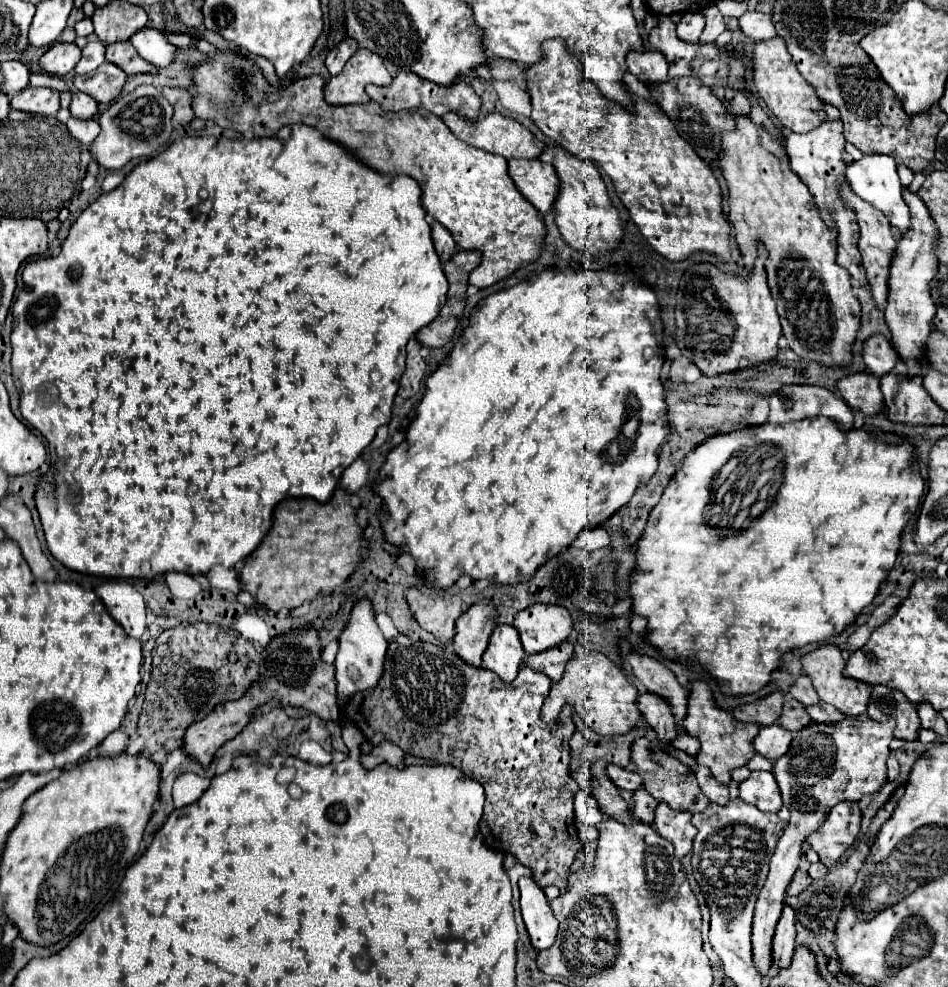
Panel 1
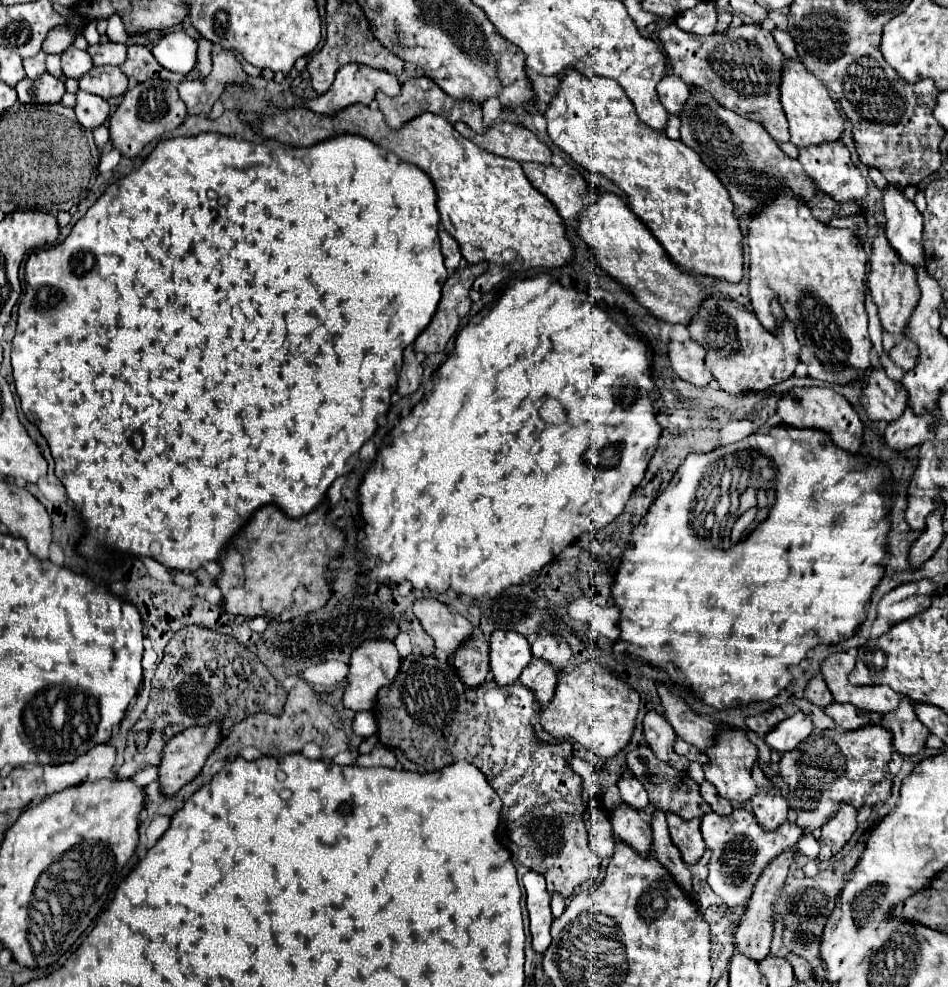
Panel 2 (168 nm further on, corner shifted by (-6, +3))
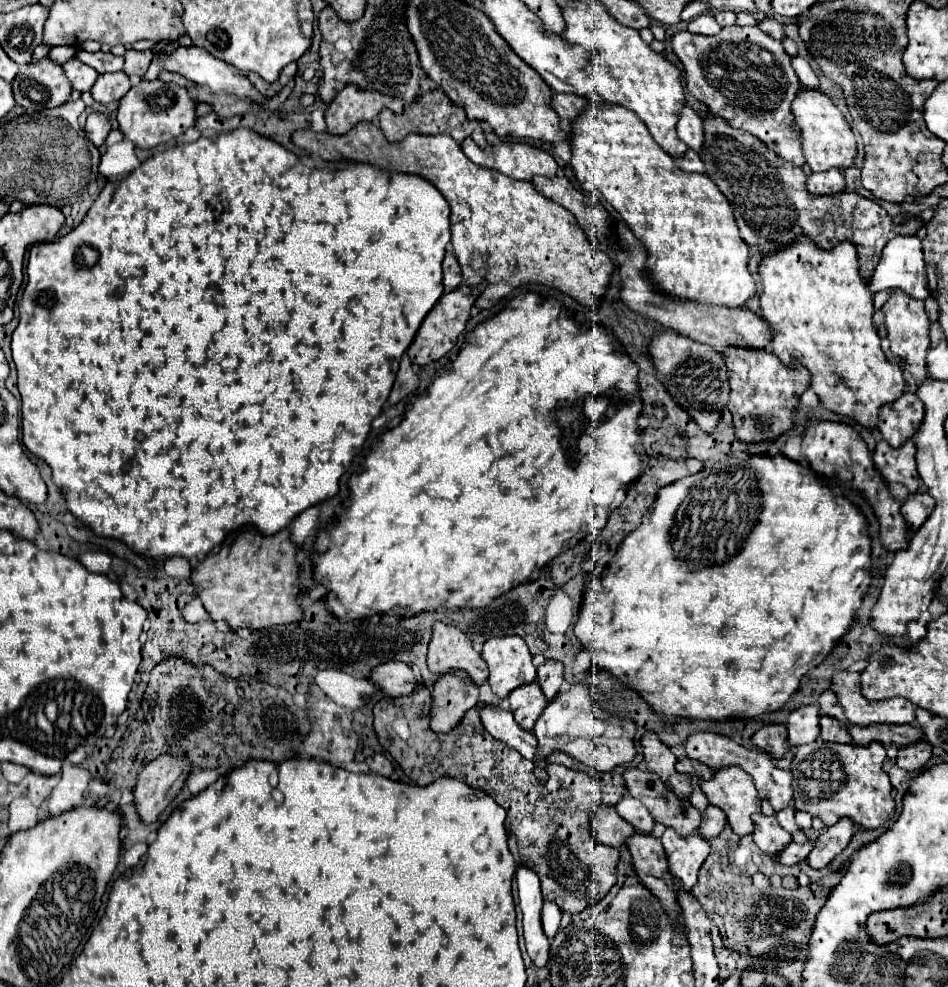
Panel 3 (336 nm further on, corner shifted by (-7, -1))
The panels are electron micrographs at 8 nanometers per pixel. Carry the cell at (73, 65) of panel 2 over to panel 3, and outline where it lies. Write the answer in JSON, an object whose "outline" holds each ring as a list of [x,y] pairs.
{"outline":[[[72,57],[70,61],[66,61],[62,65],[62,69],[64,69],[68,81],[72,83],[72,87],[78,89],[78,91],[90,91],[92,85],[94,85],[94,81],[96,81],[96,77],[98,77],[98,73],[92,67],[80,63],[76,57]]]}

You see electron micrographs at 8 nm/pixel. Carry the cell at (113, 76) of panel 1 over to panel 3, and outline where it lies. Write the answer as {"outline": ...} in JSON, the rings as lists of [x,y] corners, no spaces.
{"outline":[[[124,71],[118,73],[104,73],[98,75],[98,81],[92,87],[92,97],[96,103],[112,103],[122,99],[130,91],[130,79],[124,75]]]}

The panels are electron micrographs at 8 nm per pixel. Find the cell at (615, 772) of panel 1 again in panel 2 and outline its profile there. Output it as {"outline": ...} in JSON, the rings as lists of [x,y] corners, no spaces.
{"outline":[[[623,775],[619,777],[619,789],[621,789],[621,799],[625,803],[629,803],[633,809],[643,809],[649,799],[647,799],[647,791],[643,787],[641,781],[637,781],[633,775]]]}

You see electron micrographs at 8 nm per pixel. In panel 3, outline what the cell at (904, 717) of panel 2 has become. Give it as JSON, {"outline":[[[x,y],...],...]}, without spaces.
{"outline":[[[918,741],[910,747],[902,747],[898,749],[898,767],[912,773],[918,769],[924,769],[926,761],[932,757],[932,745],[928,741]]]}

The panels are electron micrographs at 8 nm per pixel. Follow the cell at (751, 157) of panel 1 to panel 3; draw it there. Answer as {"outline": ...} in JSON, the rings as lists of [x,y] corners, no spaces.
{"outline":[[[808,237],[796,239],[790,247],[772,253],[760,263],[762,277],[762,317],[772,325],[774,339],[770,351],[786,365],[796,367],[800,363],[812,375],[812,391],[820,397],[824,409],[856,419],[868,431],[878,425],[878,409],[894,403],[904,393],[904,377],[898,365],[892,365],[880,347],[880,335],[872,321],[874,305],[872,293],[858,273],[858,253],[852,243],[840,243],[832,251],[818,249]]]}

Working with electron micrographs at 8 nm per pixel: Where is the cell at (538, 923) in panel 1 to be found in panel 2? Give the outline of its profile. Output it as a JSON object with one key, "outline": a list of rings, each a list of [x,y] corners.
{"outline":[[[529,871],[523,875],[523,885],[527,891],[527,911],[531,919],[531,935],[533,935],[533,949],[537,953],[545,953],[551,945],[551,895],[545,887],[543,875]]]}

